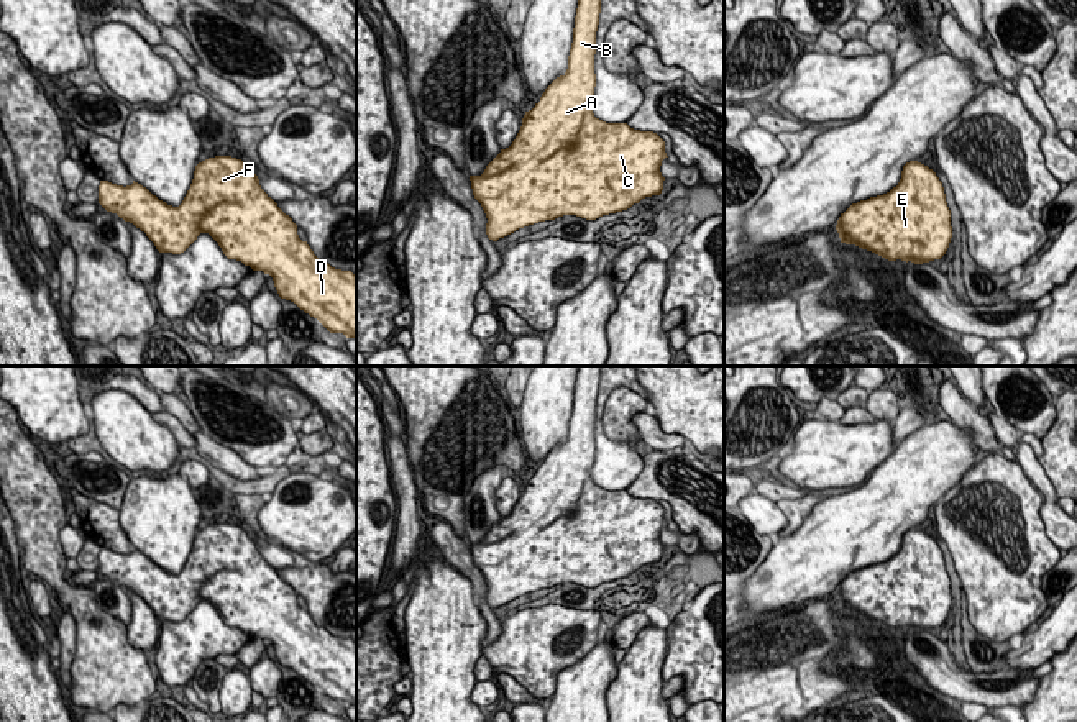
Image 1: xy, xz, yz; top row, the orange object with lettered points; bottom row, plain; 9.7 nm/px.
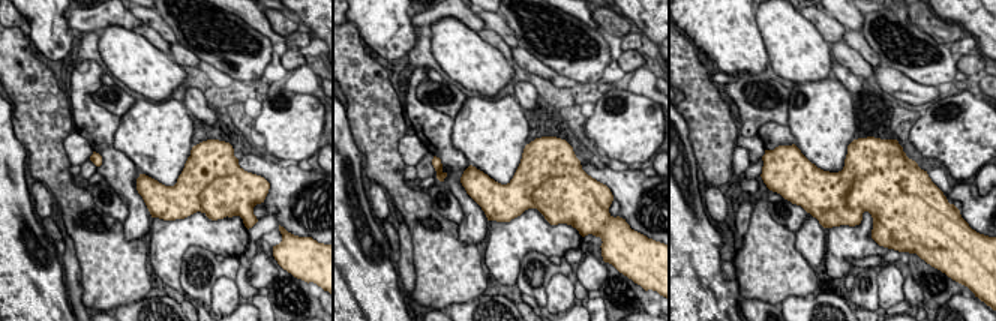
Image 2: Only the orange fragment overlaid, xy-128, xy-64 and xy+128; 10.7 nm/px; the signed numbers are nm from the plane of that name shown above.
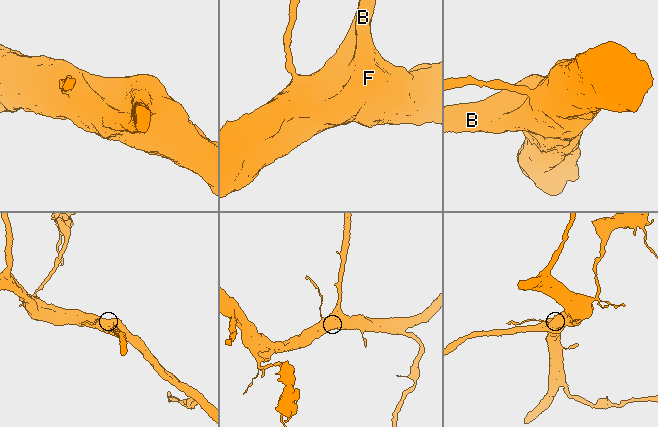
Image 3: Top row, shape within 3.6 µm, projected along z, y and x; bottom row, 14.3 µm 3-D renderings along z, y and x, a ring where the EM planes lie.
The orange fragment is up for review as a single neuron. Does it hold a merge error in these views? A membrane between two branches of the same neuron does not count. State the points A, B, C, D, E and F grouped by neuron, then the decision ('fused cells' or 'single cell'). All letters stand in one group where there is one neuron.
A B C D E F | single cell

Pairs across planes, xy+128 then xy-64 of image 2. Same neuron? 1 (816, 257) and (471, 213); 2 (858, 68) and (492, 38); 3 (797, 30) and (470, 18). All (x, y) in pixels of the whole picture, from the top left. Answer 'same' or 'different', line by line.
1: same
2: same
3: different

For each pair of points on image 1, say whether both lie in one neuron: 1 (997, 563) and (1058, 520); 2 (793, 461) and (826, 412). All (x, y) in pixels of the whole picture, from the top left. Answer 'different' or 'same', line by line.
1: different
2: different

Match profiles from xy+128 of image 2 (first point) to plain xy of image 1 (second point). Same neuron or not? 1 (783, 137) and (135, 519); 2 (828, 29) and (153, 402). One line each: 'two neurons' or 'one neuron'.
1: two neurons
2: one neuron

